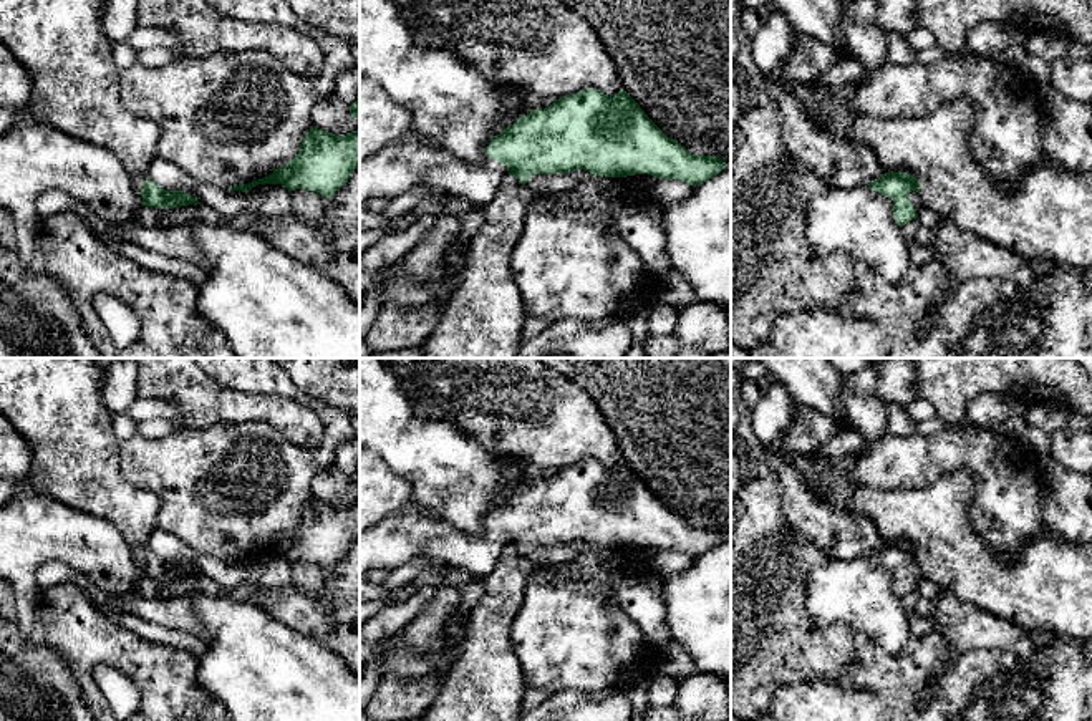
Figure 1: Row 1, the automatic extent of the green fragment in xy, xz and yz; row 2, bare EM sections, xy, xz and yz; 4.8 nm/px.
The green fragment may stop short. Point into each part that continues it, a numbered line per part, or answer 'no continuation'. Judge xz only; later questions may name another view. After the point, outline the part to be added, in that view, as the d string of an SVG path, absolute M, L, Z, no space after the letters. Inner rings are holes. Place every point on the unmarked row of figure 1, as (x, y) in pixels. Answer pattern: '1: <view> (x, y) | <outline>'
1: xz (395, 541) | M409 507L360 532L360 577L366 578L371 570L394 570L418 557L482 577L492 572L507 547L507 537L492 529L467 535Z

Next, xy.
1: xy (35, 529) | M35 491L18 492L0 504L0 577L15 590L23 635L36 622L41 593L36 570L46 562L63 562L114 598L144 578L114 524Z

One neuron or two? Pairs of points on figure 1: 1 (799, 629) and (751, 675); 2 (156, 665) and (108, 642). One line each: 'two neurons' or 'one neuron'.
1: one neuron
2: one neuron

